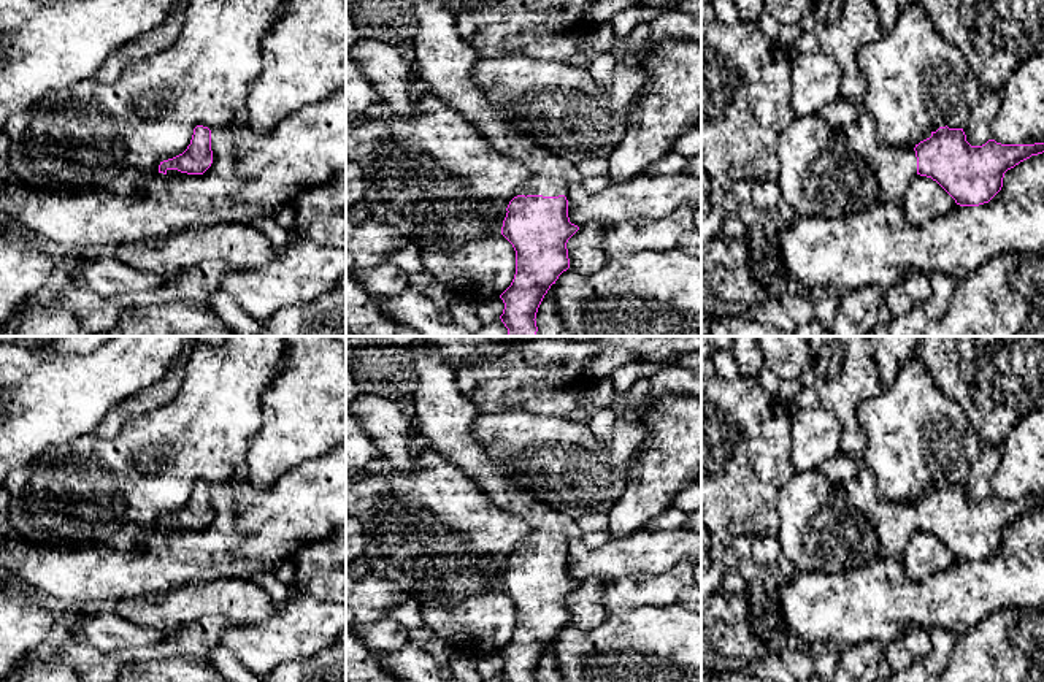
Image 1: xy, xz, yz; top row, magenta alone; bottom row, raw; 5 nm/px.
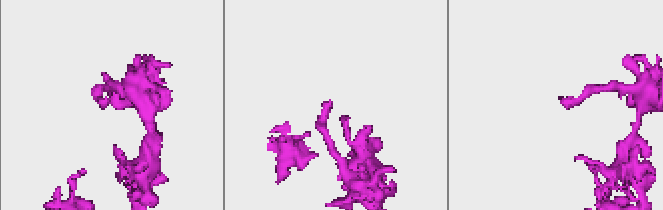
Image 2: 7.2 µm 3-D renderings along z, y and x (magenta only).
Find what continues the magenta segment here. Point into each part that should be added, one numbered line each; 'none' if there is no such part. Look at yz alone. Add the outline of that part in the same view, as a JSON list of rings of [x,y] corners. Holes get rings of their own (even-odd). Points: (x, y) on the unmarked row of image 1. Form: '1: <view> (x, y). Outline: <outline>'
1: yz (895, 522). Outline: [[[866,466],[855,477],[841,482],[841,490],[847,503],[876,528],[884,555],[901,558],[909,538],[917,531],[915,506],[881,503],[876,498],[876,479]]]

